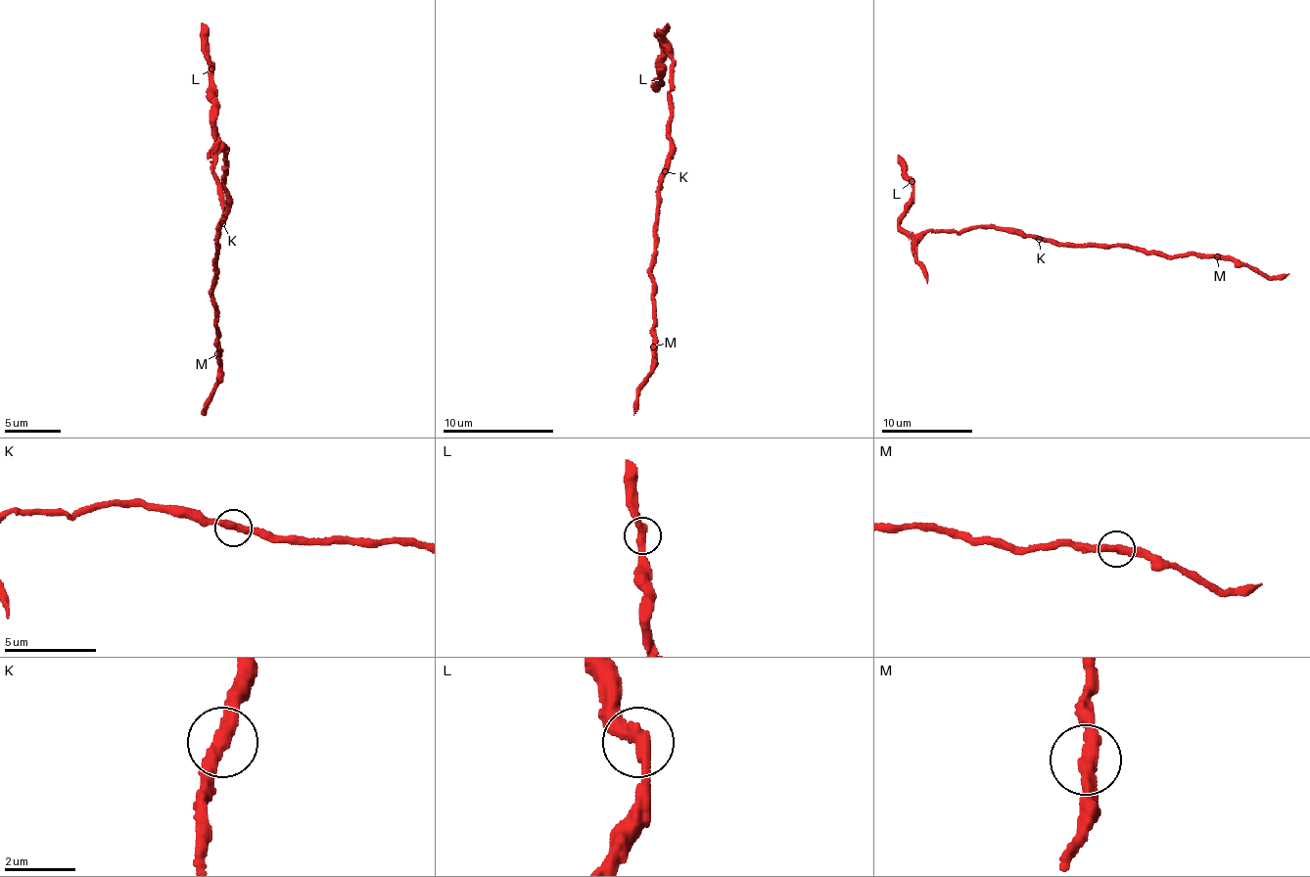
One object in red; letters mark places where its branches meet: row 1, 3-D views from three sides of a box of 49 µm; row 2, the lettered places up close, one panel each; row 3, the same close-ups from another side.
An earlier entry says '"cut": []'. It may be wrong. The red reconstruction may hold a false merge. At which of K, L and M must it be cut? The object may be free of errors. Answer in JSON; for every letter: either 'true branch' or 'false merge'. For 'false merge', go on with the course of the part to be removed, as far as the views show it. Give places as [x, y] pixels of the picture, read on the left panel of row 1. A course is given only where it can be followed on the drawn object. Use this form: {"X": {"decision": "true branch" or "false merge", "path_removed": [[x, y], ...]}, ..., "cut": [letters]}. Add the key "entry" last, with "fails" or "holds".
{"K": {"decision": "true branch"}, "L": {"decision": "true branch"}, "M": {"decision": "true branch"}, "cut": [], "entry": "holds"}

